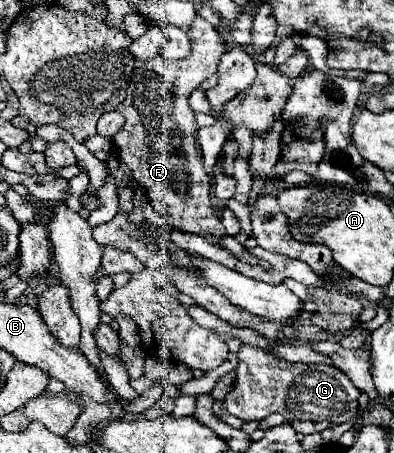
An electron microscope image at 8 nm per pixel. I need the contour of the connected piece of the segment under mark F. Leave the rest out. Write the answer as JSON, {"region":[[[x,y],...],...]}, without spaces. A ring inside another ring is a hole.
{"region":[[[196,18],[192,24],[190,40],[192,54],[188,58],[164,60],[158,54],[134,68],[126,98],[116,106],[126,122],[116,132],[114,146],[164,222],[198,234],[216,246],[216,236],[226,236],[226,230],[210,202],[210,176],[202,168],[202,152],[196,136],[198,126],[188,106],[188,96],[204,80],[214,76],[220,56],[226,52],[226,42],[204,18]]]}

